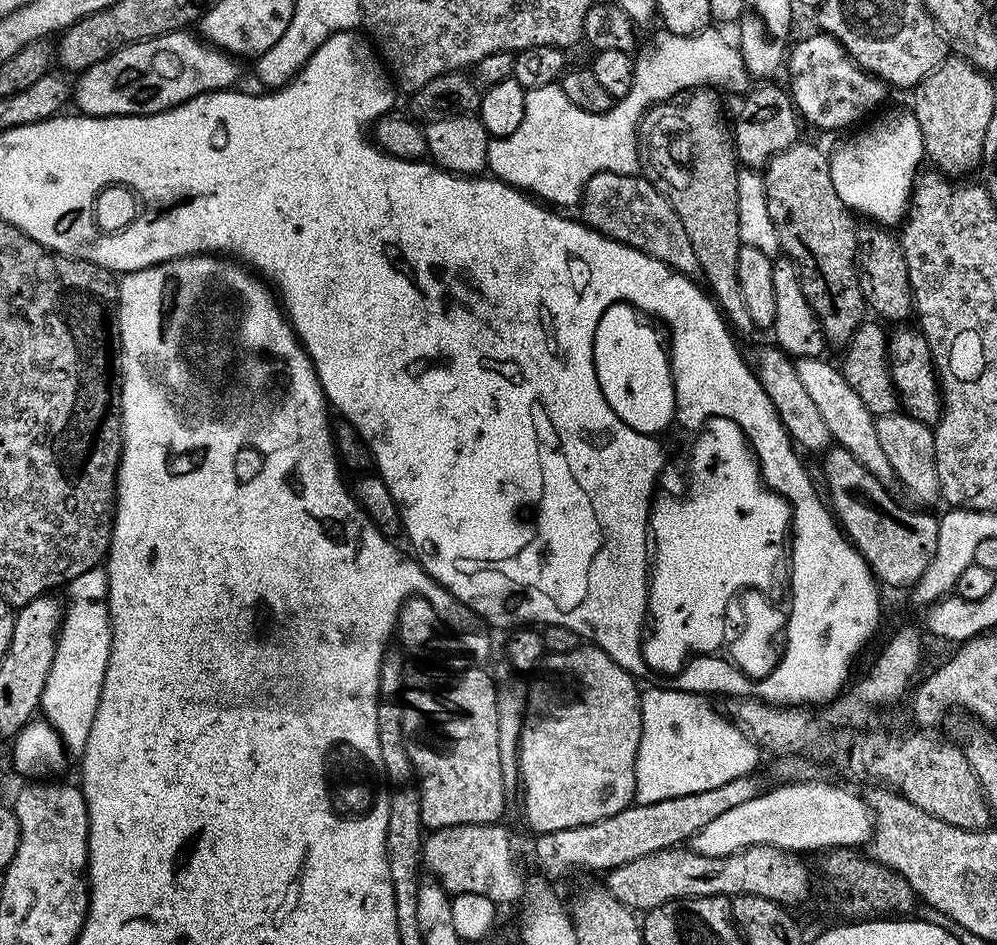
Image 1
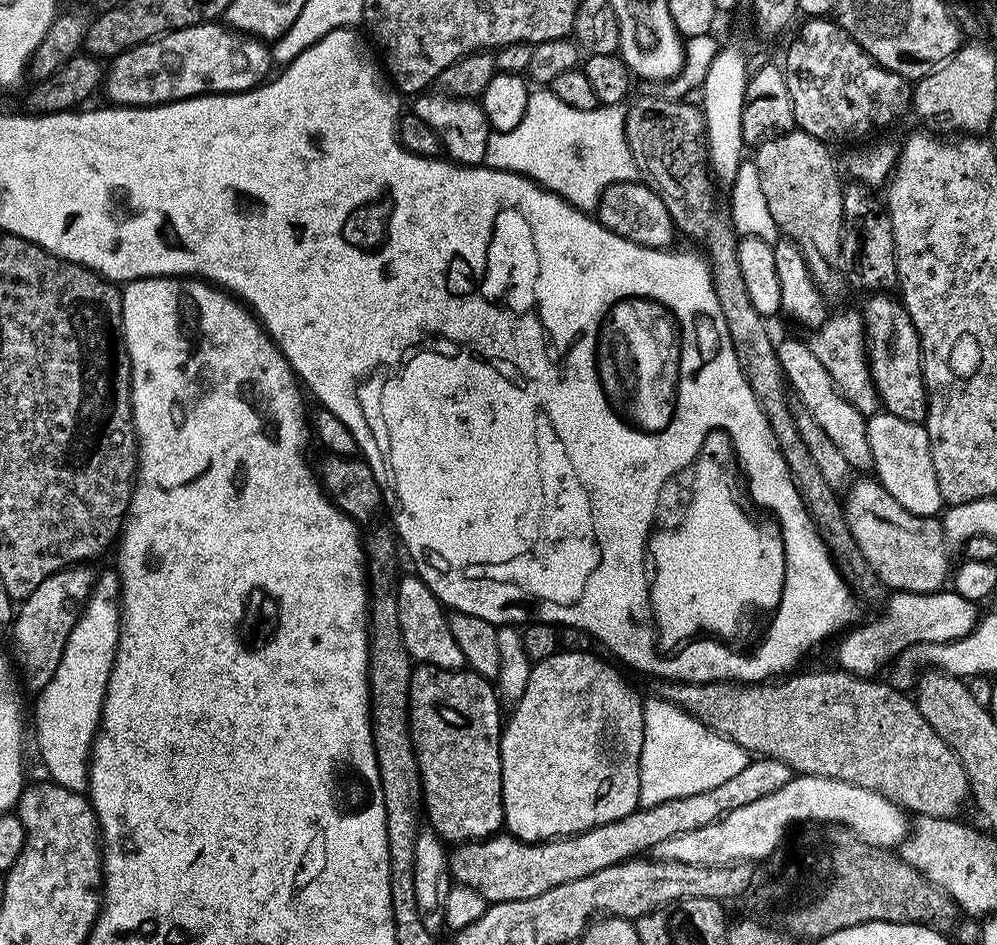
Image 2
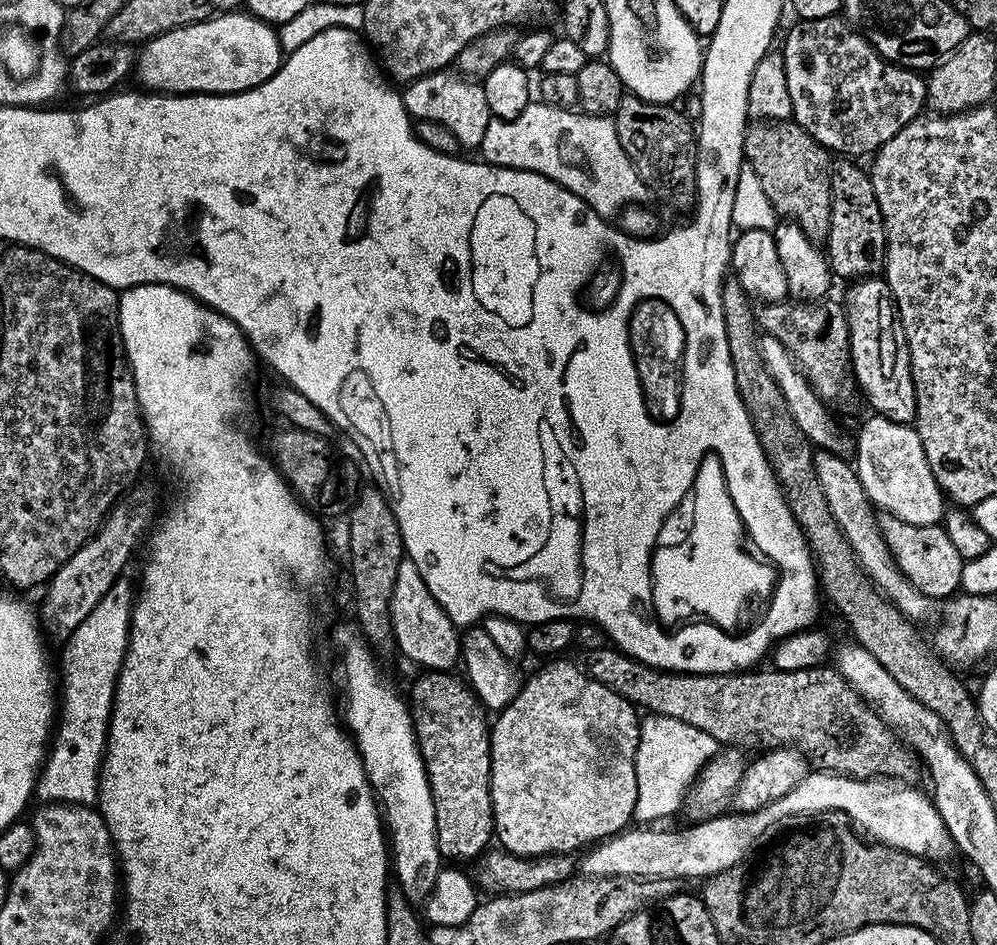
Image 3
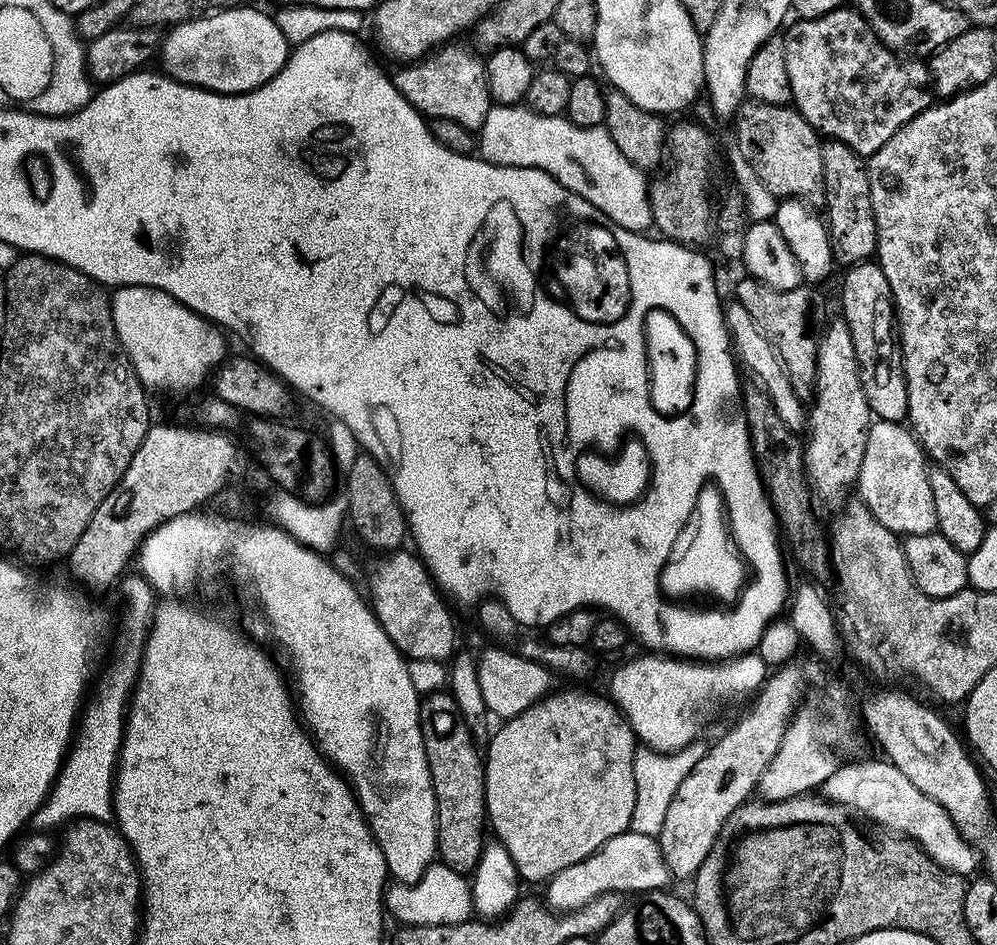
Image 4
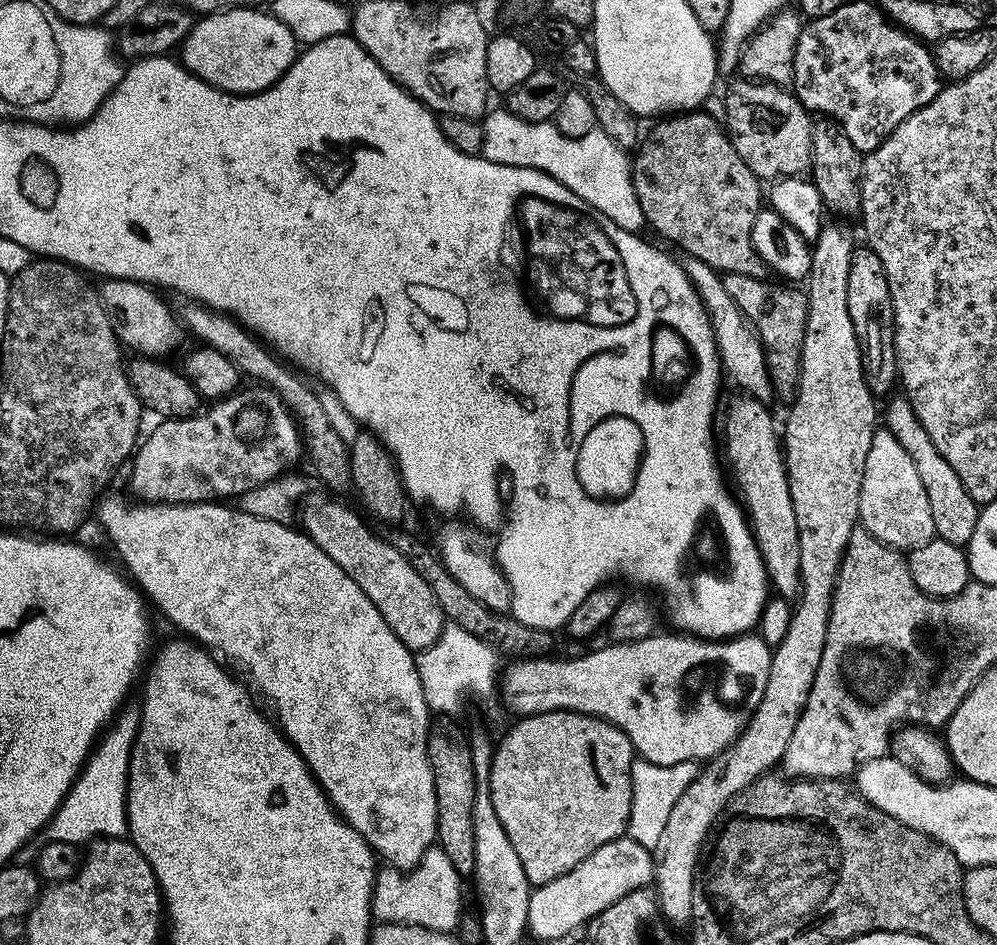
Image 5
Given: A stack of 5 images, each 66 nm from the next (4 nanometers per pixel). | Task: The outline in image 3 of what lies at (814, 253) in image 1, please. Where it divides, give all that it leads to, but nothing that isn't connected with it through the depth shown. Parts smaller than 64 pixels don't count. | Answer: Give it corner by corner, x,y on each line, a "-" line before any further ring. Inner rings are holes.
791,119
756,122
749,127
744,139
744,158
762,181
762,190
766,190
770,206
776,208
777,217
797,224
812,240
827,241
832,214
832,174
828,149
822,147
814,137
806,134
806,130
802,130
802,126
798,126

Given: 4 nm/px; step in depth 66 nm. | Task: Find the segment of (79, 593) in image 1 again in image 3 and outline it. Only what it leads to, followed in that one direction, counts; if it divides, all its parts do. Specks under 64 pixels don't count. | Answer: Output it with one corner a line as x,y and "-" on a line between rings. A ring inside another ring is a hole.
121,578
106,590
102,602
68,637
64,648
64,665
58,668
58,723
50,737
35,795
46,804
97,803
100,795
100,764
108,744
108,723
112,717
112,699
116,679
128,649
128,632
132,628
134,584

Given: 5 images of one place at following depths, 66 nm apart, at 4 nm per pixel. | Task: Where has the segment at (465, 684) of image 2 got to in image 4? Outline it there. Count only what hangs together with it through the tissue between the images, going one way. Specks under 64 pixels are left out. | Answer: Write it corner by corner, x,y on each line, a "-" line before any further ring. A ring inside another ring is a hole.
441,690
425,695
420,701
420,729
424,735
424,749
428,759
428,769
432,775
432,789
436,795
436,850
439,863
445,864
459,876
471,877
479,864
480,855
486,843
486,817
488,807
484,804
484,766
482,752
460,715
455,698

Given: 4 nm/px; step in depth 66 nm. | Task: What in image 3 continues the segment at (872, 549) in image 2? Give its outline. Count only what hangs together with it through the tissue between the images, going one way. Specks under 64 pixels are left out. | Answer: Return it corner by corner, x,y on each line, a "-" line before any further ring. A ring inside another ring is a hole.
880,512
878,521
880,533
884,536
893,562
921,594
933,598
951,598
957,595
965,561
959,556
958,551
954,550
954,545
943,526
914,526
894,518
888,512

